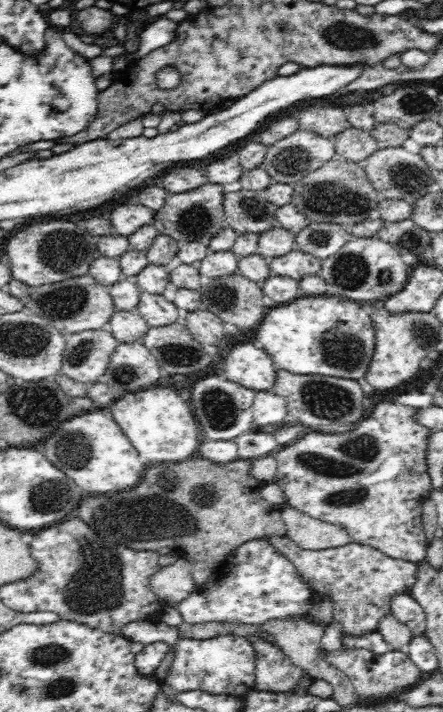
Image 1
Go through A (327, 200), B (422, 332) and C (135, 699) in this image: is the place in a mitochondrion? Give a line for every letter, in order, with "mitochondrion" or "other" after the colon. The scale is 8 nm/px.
A: mitochondrion
B: mitochondrion
C: other

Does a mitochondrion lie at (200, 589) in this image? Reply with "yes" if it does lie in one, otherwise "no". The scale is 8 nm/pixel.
no

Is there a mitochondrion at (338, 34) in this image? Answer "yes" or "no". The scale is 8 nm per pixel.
yes

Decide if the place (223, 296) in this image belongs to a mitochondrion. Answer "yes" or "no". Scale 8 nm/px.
yes

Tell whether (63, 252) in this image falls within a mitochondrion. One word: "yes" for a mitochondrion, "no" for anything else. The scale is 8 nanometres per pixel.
yes

